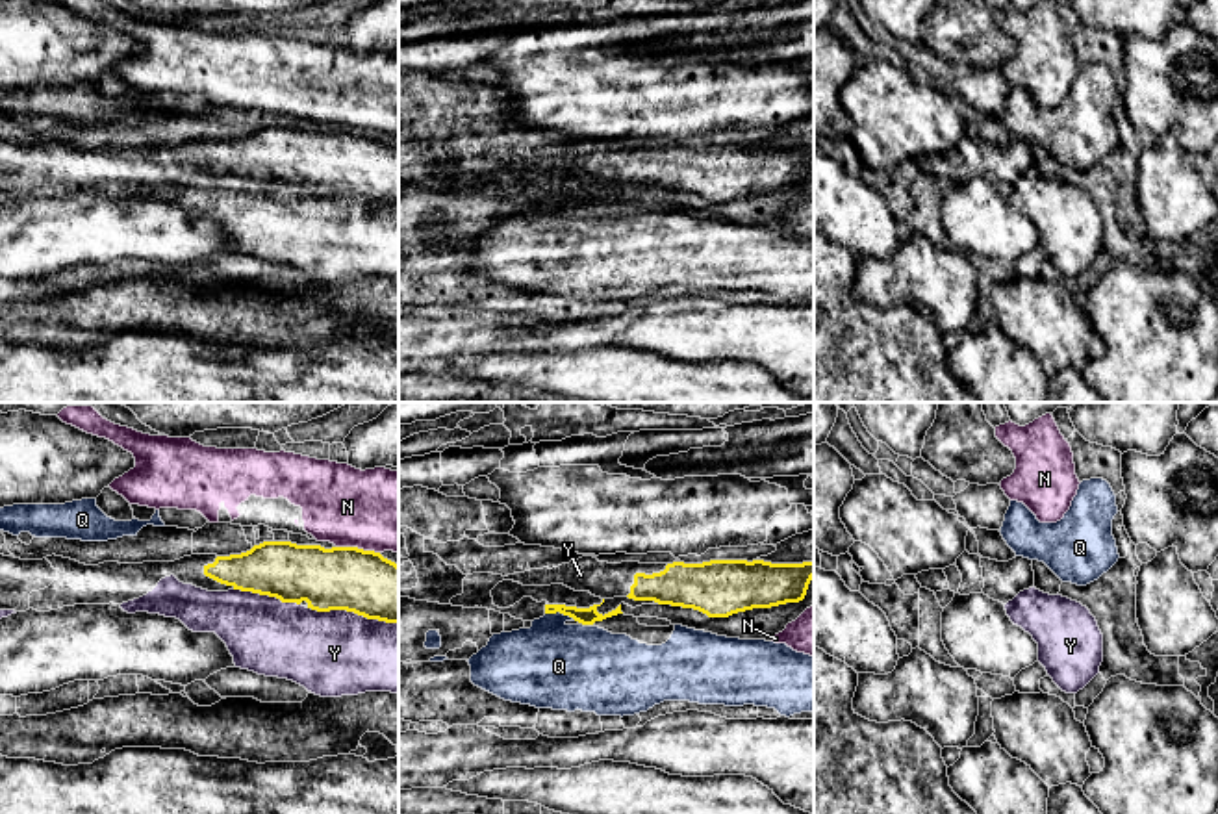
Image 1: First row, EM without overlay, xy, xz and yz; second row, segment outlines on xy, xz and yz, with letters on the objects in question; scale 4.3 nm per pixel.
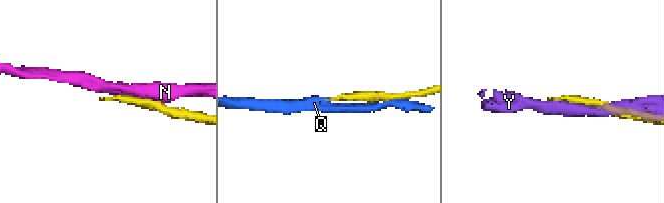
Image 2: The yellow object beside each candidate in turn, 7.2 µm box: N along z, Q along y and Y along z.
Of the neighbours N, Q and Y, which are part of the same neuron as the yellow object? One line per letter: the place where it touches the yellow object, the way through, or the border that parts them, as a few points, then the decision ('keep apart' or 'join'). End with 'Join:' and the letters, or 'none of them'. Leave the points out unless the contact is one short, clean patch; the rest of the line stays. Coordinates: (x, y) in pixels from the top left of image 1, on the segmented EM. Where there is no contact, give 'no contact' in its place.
N: meets yellow in xy at (356, 547); keep apart
Q: meets yellow in xz at (560, 612); border along xz (545, 612), (562, 612), (575, 620); keep apart
Y: meets yellow in xy at (353, 610); keep apart
Join: none of them

